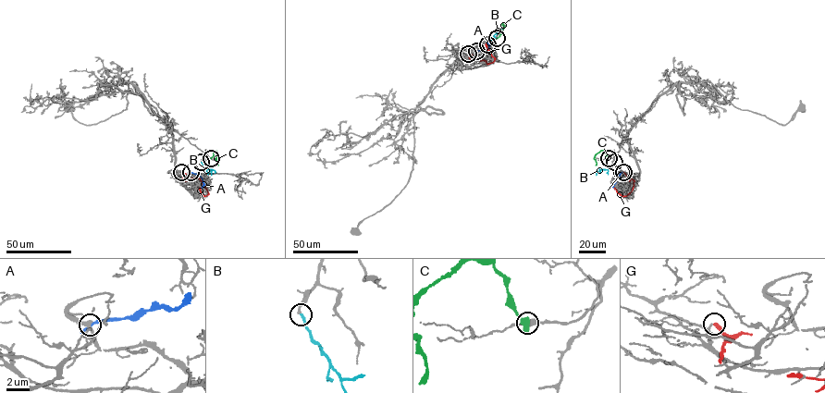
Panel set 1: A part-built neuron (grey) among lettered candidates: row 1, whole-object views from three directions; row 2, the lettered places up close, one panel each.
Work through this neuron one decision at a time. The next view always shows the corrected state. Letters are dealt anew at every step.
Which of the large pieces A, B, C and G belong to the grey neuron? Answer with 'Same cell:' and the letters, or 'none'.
Same cell: B

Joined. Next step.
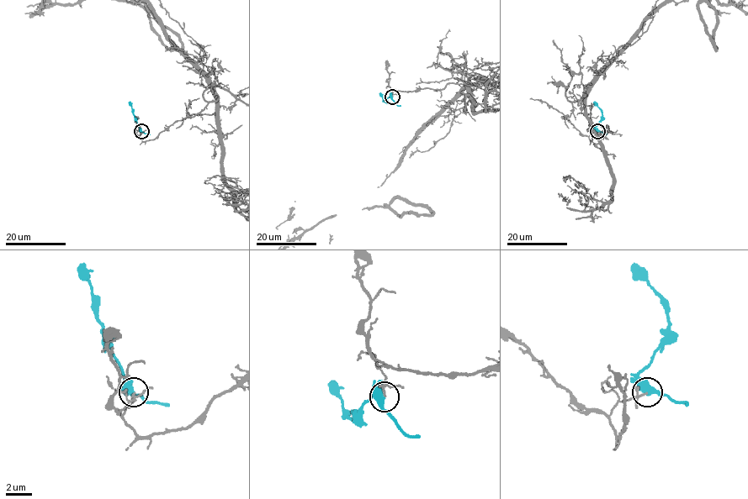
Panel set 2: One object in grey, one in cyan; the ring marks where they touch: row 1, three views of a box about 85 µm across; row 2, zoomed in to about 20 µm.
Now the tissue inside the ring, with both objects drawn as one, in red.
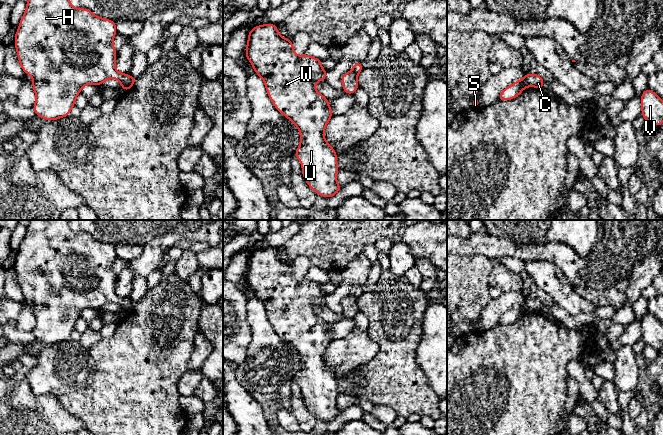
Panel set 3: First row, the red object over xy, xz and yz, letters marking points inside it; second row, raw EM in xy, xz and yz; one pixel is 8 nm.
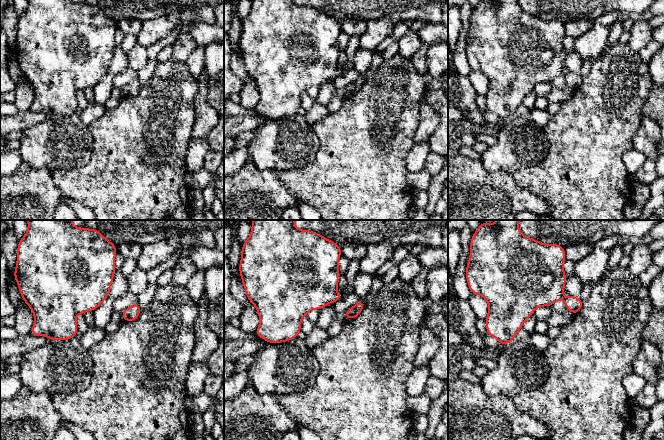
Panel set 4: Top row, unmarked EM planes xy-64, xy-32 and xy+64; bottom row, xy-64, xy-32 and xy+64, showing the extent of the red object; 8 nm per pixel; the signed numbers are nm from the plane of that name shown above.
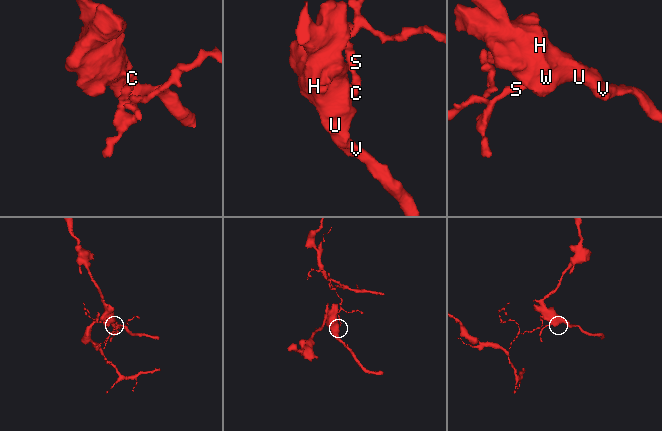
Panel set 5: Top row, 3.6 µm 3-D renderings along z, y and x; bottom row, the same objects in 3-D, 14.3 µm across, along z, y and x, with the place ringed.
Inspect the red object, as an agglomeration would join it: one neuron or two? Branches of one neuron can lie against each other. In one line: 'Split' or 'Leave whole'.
Split

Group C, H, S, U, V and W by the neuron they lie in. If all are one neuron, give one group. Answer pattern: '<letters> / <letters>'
C H U V W / S

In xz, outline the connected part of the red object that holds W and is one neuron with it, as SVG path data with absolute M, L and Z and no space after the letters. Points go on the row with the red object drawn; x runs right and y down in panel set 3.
M264 24L253 27L248 34L245 57L254 67L254 73L263 80L267 94L275 108L296 125L301 139L294 156L302 165L302 175L309 187L317 194L330 198L342 186L337 183L339 171L337 154L325 140L324 130L332 118L332 108L328 98L315 89L317 81L326 81L327 71L321 66L321 59L309 56L306 52L297 56L293 40L283 38L277 31L277 24Z

